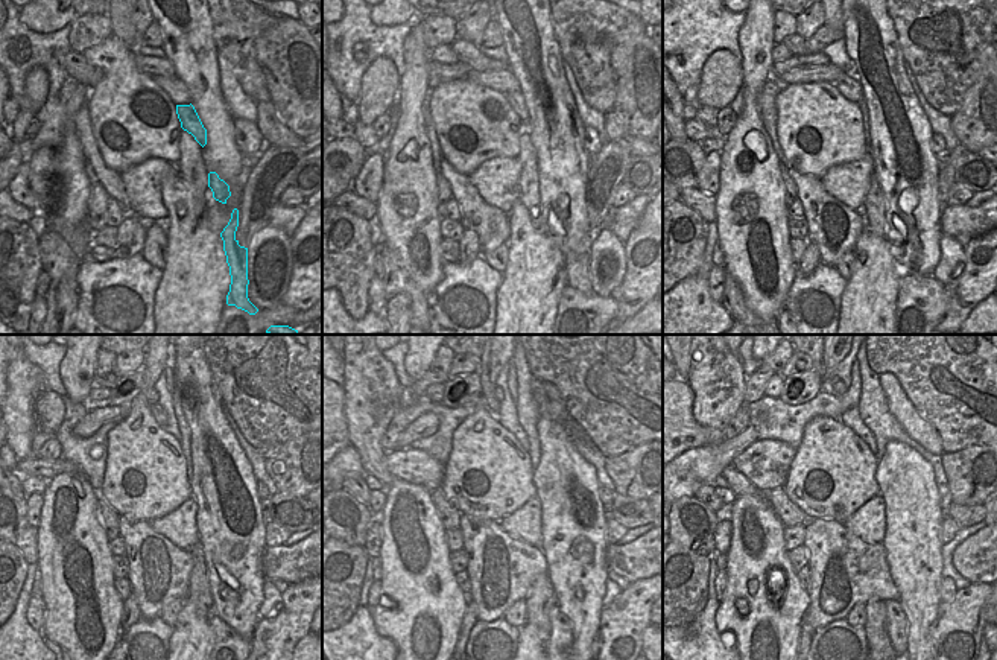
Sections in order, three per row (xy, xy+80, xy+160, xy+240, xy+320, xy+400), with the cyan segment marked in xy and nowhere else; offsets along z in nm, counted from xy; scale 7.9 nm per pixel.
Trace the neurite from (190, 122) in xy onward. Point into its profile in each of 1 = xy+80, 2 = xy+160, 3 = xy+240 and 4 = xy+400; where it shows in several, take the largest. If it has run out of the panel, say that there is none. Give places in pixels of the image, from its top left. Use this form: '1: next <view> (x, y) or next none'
1: next xy+80 (515, 99)
2: next xy+160 (847, 84)
3: next xy+240 (158, 414)
4: next xy+400 (827, 382)

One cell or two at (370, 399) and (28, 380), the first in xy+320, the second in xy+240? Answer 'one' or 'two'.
one

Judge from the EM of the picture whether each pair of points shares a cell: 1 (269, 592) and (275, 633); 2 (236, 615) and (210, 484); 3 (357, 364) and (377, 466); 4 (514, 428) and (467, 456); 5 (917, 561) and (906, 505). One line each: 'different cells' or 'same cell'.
1: different cells
2: same cell
3: same cell
4: different cells
5: same cell

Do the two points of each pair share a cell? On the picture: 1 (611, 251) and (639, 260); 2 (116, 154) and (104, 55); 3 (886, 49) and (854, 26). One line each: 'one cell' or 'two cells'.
1: two cells
2: one cell
3: one cell

